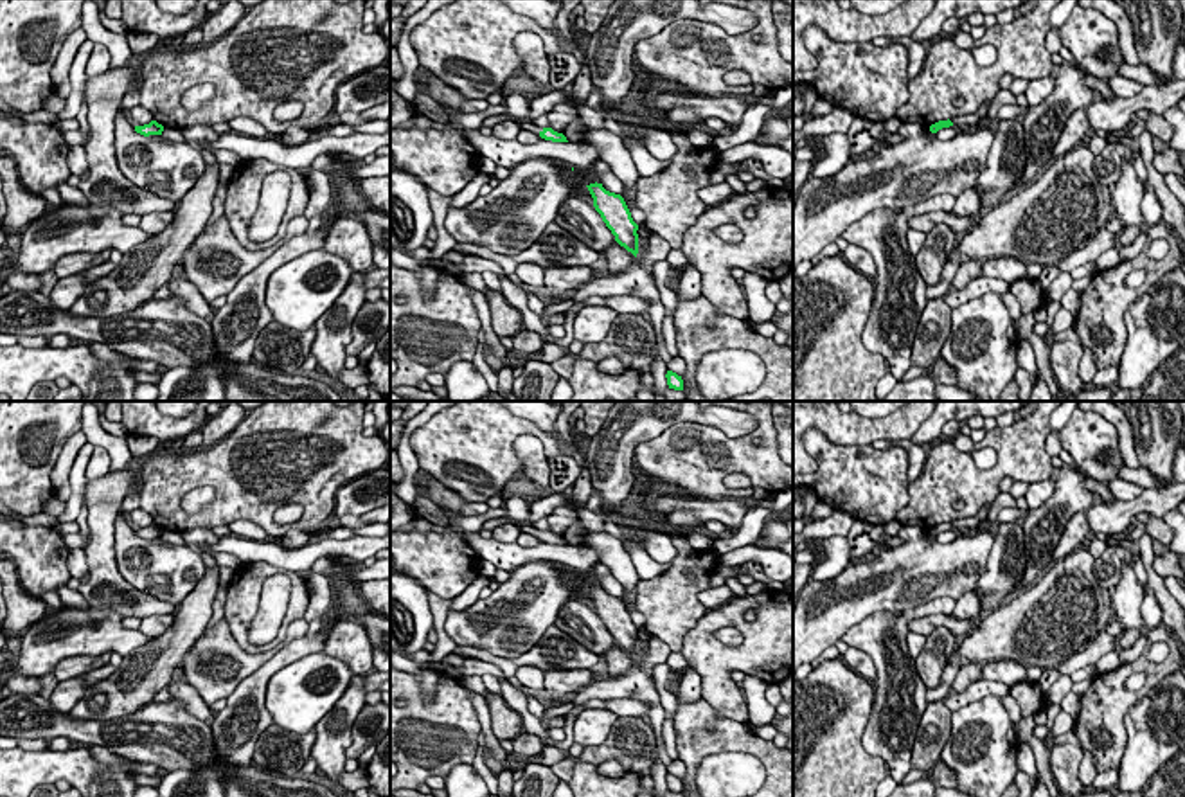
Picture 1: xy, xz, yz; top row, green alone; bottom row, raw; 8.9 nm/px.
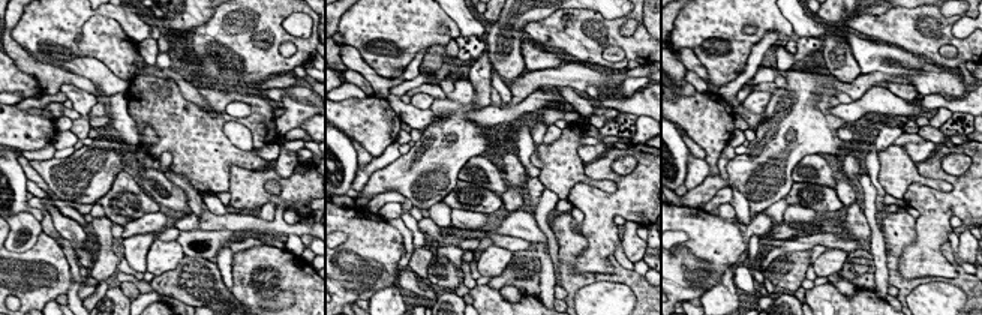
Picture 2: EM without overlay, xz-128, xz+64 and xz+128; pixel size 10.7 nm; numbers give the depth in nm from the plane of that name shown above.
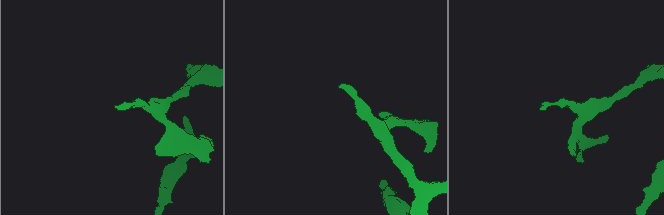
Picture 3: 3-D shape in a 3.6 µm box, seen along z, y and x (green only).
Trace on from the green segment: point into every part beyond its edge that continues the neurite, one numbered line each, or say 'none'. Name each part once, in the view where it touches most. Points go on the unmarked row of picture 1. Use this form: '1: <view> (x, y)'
none

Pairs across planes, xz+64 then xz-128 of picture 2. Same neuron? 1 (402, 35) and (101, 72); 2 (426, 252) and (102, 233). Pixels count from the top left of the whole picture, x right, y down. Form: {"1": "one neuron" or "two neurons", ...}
{"1": "one neuron", "2": "two neurons"}

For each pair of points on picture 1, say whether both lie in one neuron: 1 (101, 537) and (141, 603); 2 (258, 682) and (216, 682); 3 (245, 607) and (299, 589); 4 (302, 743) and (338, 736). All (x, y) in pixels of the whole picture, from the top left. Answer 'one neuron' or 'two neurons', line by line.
1: one neuron
2: two neurons
3: one neuron
4: two neurons

